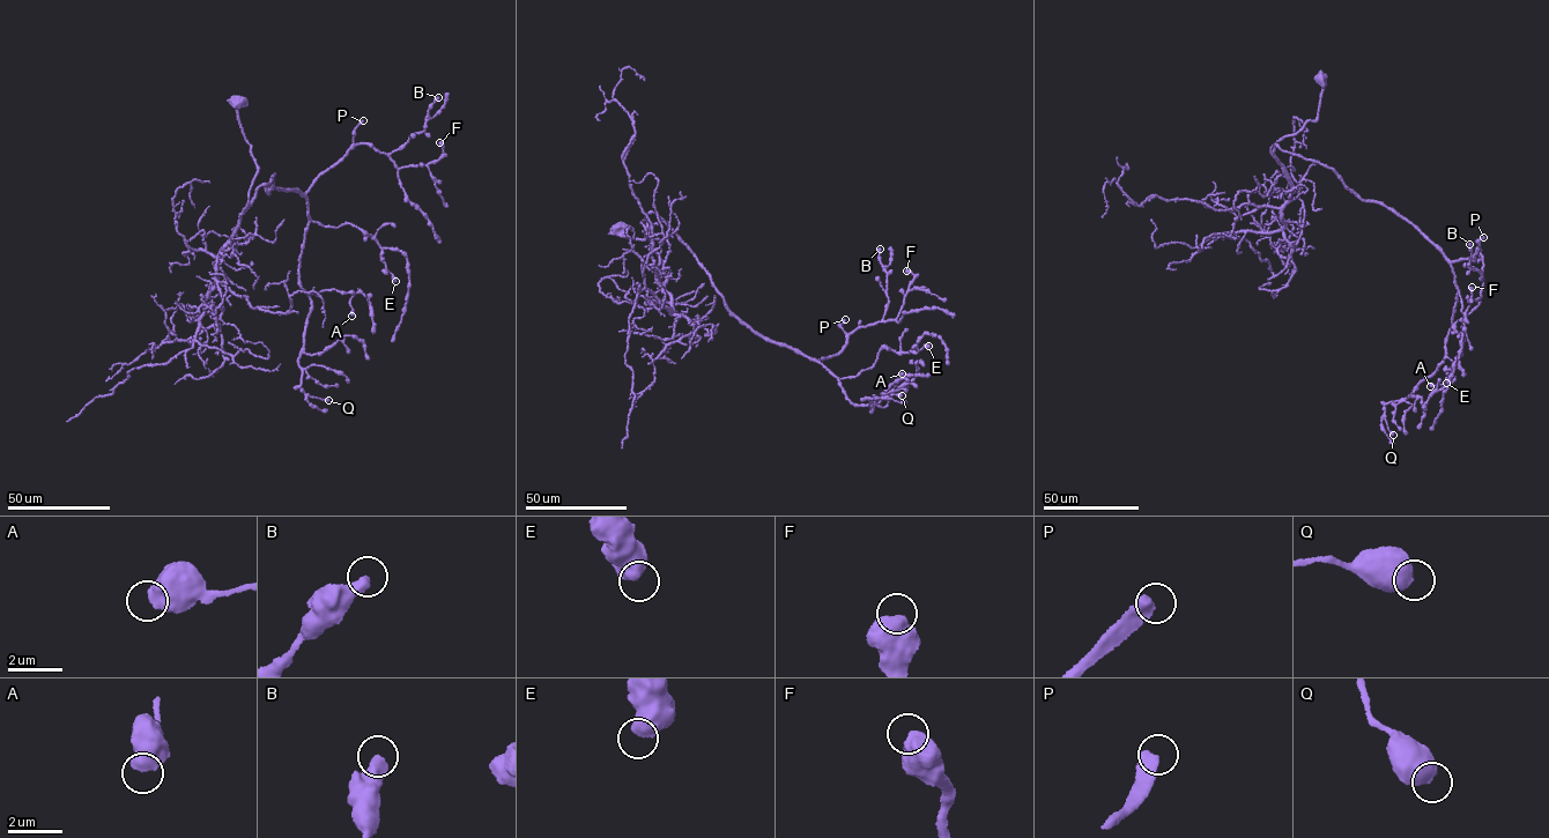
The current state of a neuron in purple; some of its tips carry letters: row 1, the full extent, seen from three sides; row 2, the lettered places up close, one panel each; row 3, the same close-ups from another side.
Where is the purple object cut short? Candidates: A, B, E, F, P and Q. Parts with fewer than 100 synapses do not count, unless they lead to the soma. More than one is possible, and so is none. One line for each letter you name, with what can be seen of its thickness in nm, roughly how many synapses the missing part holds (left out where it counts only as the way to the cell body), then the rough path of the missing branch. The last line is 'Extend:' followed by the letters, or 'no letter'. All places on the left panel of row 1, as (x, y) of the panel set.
P: 480 nm | 130 syn | (363, 120), (376, 110), (375, 99), (385, 88), (390, 59), (401, 51), (412, 51), (437, 61)
Extend: P

